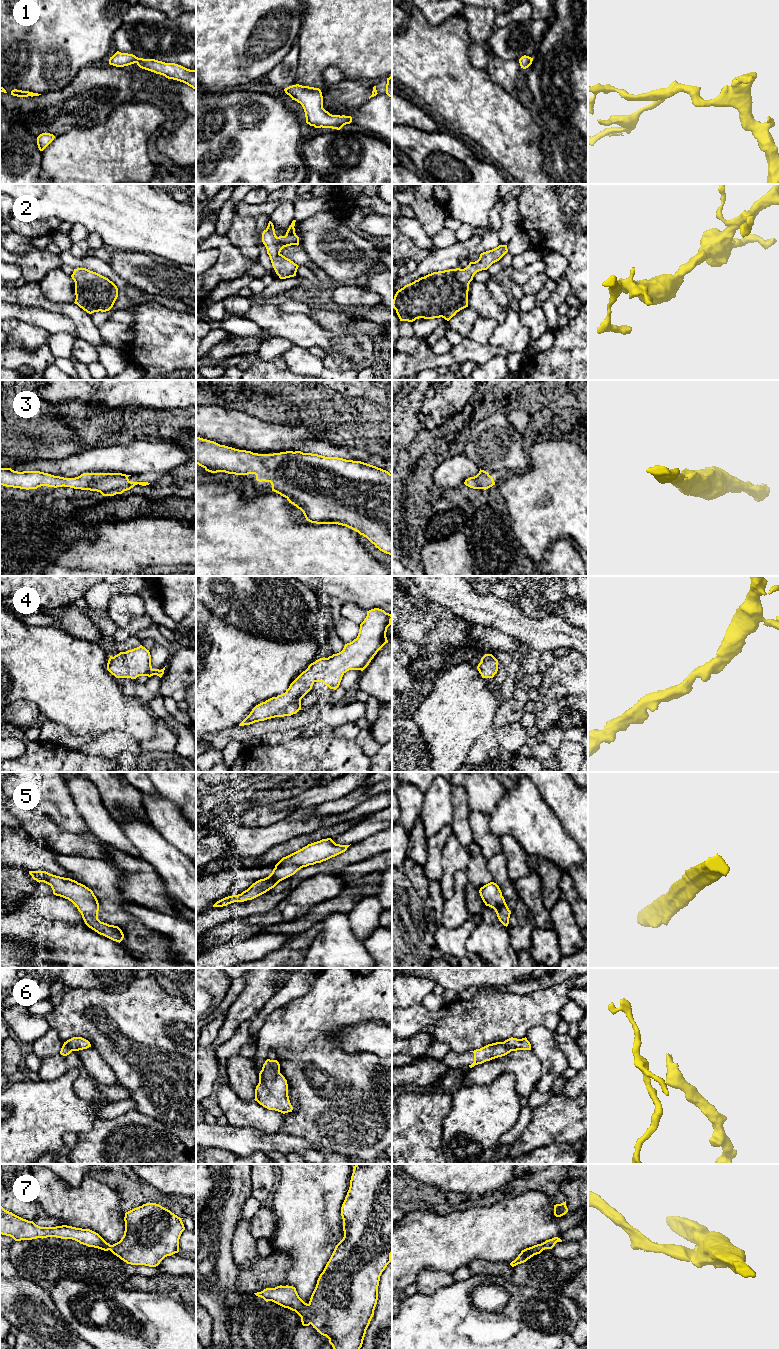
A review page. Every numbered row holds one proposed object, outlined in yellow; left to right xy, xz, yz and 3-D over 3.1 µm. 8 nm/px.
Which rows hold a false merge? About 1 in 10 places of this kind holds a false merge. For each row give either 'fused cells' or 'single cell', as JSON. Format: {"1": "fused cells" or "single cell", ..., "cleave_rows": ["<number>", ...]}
{"1": "single cell", "2": "single cell", "3": "single cell", "4": "single cell", "5": "single cell", "6": "single cell", "7": "single cell", "cleave_rows": []}

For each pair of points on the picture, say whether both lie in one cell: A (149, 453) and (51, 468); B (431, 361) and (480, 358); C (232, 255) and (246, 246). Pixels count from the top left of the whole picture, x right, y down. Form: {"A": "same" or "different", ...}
{"A": "same", "B": "same", "C": "different"}

